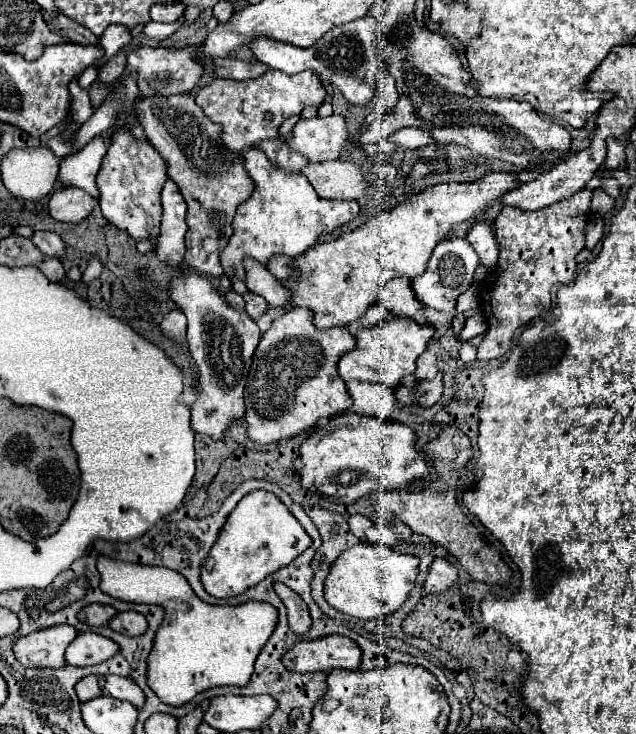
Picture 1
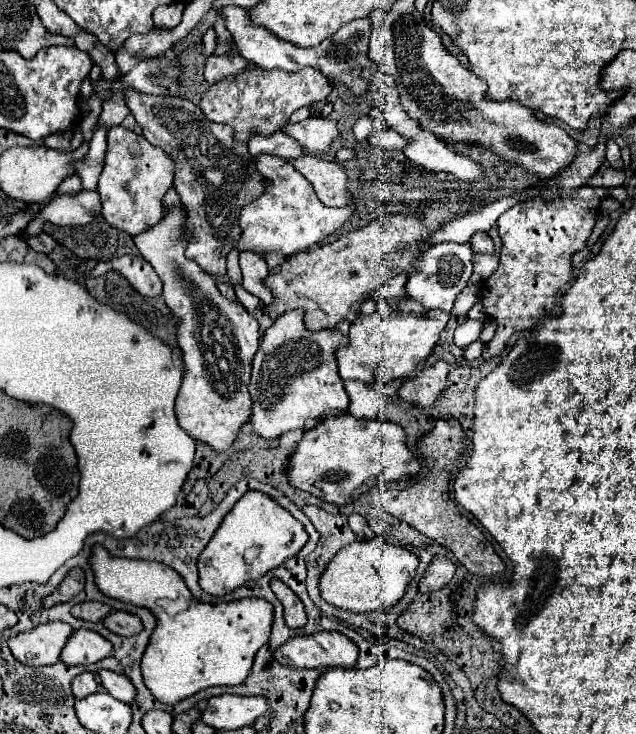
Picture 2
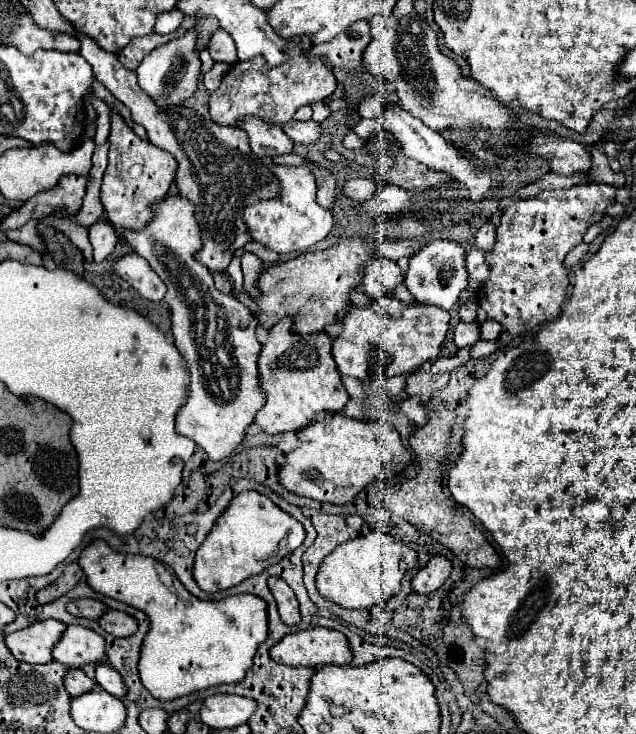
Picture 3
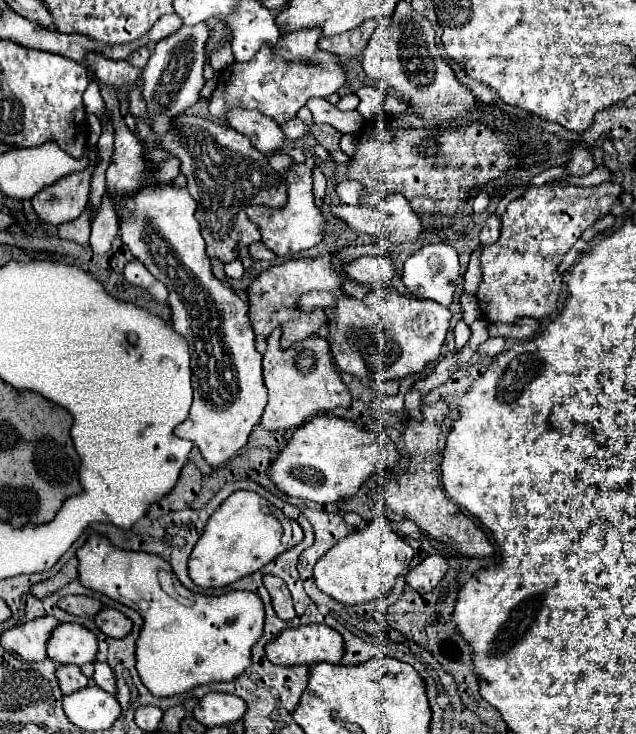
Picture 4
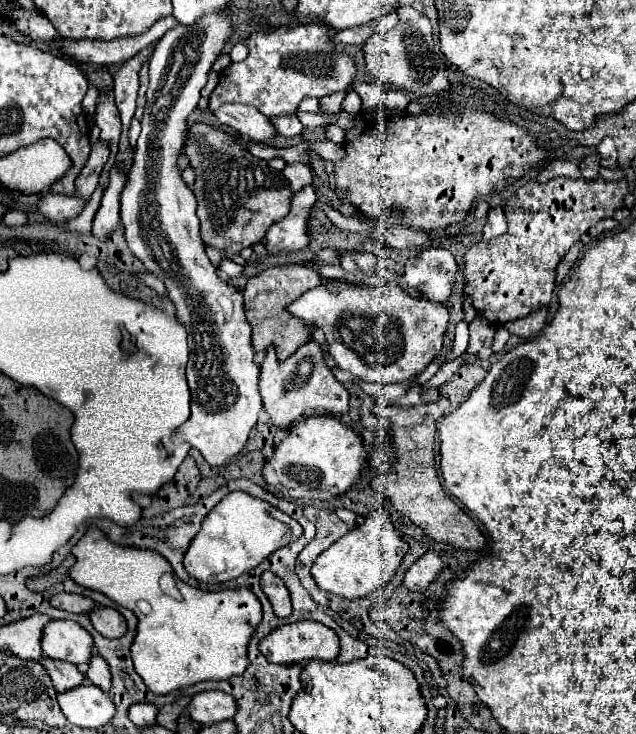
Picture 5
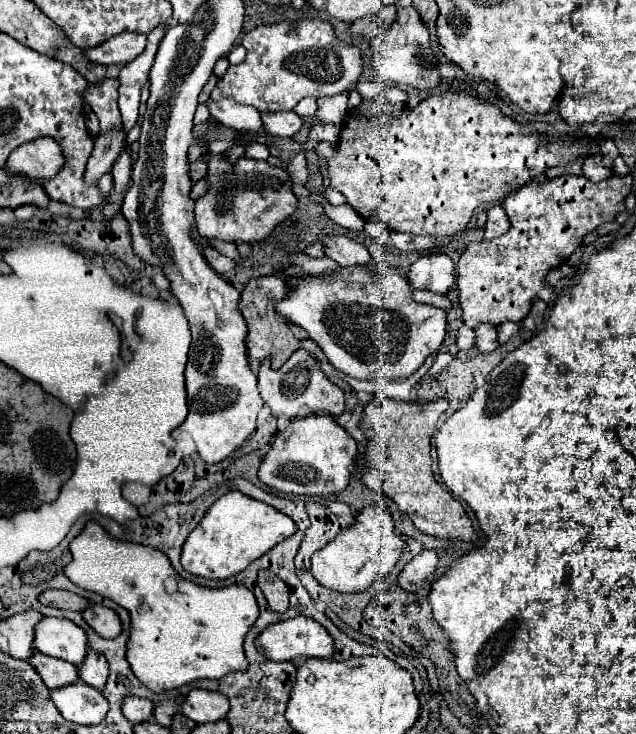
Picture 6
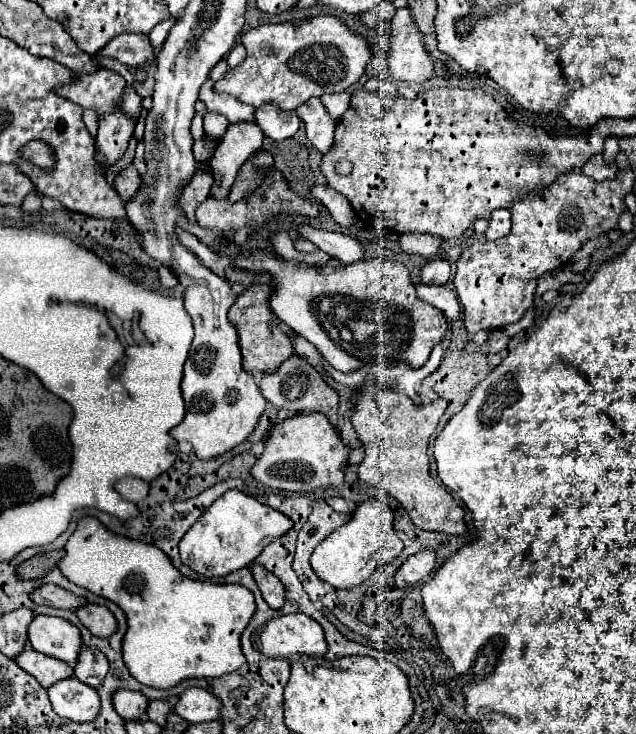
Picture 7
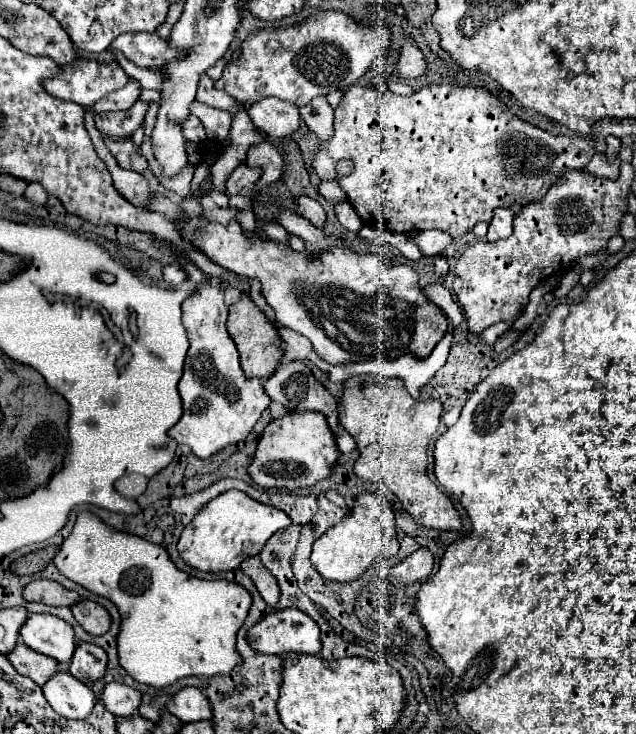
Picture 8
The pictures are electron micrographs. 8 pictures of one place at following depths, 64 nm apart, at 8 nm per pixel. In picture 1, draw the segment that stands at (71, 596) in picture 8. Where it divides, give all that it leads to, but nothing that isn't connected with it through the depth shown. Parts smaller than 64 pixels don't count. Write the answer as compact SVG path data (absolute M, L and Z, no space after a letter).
M90 604L84 606L80 612L80 620L90 624L90 626L102 626L108 624L108 620L116 614L116 610L112 606L104 606L104 604Z

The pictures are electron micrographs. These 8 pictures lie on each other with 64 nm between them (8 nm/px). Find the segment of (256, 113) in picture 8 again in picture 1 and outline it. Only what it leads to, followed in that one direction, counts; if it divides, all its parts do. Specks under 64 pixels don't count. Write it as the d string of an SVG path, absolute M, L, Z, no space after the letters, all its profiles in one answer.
M332 114L328 118L312 118L312 120L300 120L292 128L290 146L292 150L298 150L308 160L324 162L324 160L336 160L344 148L346 148L346 126L344 118L338 114Z

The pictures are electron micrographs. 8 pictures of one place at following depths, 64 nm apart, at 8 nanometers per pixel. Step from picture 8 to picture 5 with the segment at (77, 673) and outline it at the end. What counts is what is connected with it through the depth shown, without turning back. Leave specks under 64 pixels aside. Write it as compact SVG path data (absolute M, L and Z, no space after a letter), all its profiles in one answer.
M94 654L94 656L90 658L90 668L88 668L88 672L86 672L86 678L88 678L94 686L98 686L100 690L108 692L108 690L110 690L110 670L108 670L108 662L106 662L102 656Z

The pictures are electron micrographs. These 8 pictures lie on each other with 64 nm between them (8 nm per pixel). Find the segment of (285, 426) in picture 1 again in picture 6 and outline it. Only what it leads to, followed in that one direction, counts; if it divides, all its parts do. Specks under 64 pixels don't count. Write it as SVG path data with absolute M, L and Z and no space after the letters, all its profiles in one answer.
M306 350L292 354L292 358L288 358L280 370L272 370L270 362L262 362L258 374L258 390L276 416L298 418L306 414L330 414L338 418L344 412L344 392L322 374L316 358Z

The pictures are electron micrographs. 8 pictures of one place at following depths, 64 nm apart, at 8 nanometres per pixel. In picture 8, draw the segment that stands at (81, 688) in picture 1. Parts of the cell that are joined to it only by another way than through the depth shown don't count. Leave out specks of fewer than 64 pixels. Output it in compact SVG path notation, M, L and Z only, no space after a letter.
M18 642L14 646L14 650L6 654L6 658L16 668L18 674L28 676L38 686L42 686L42 682L46 682L46 678L50 678L50 674L58 672L58 662L54 662L52 658L48 658L44 654L34 652L32 648L28 648L22 642Z

